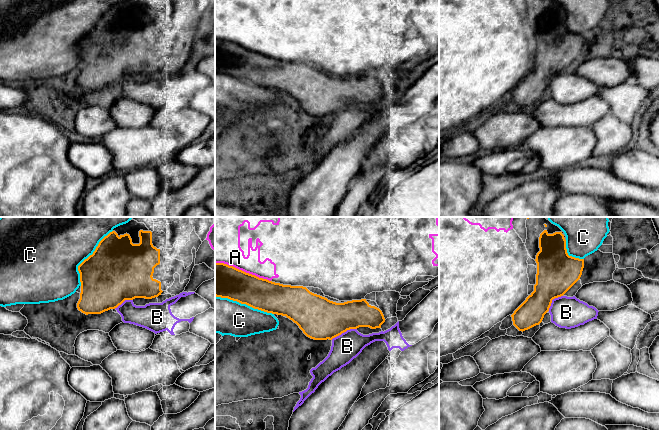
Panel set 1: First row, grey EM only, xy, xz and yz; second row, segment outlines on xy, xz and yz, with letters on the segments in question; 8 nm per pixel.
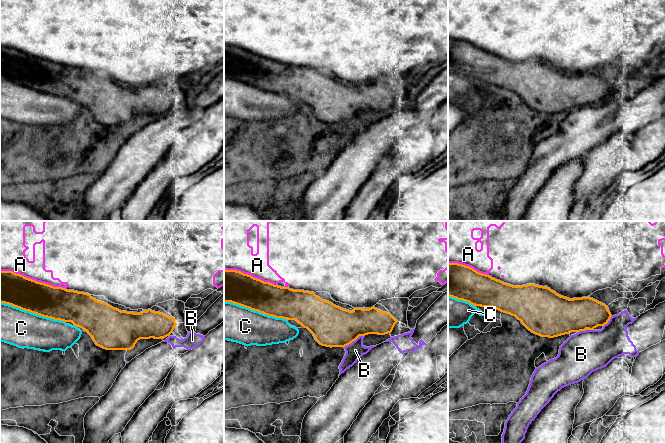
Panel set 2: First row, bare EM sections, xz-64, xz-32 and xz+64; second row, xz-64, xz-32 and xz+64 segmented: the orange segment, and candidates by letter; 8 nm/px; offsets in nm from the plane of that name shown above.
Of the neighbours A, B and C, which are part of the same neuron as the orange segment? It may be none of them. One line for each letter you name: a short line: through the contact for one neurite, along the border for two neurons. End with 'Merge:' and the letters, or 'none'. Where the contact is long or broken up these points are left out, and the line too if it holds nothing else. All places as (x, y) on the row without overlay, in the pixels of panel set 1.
Merge: none

